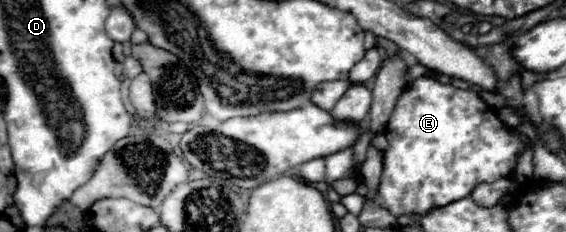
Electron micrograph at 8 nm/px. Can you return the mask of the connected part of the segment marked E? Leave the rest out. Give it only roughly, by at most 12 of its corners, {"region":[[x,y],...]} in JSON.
{"region":[[476,90],[400,96],[376,202],[426,214],[524,148]]}

